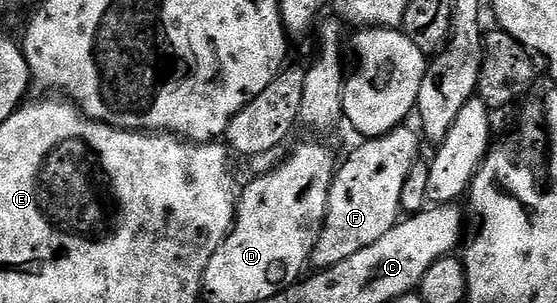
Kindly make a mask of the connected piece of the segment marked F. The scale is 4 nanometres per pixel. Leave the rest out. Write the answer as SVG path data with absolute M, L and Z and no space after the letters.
M402 125L389 131L386 135L380 135L378 139L365 139L349 155L345 164L336 168L333 176L333 184L329 190L329 208L325 214L325 226L321 229L321 236L313 250L312 266L317 269L334 267L339 261L347 261L354 253L359 253L367 245L375 245L387 229L394 227L402 214L400 194L403 192L404 182L414 163L418 162L417 155L423 148L423 139L416 130L409 125Z

